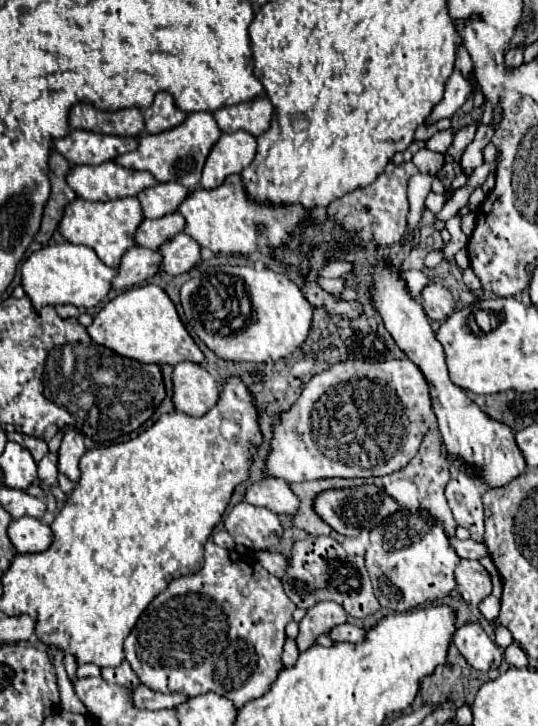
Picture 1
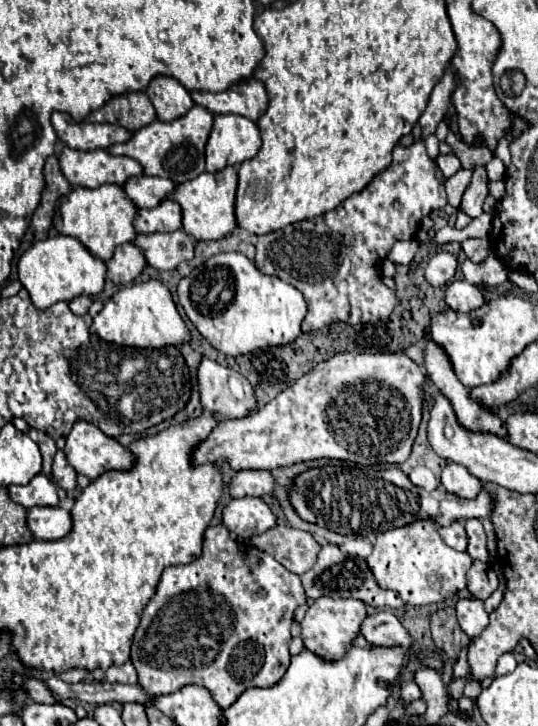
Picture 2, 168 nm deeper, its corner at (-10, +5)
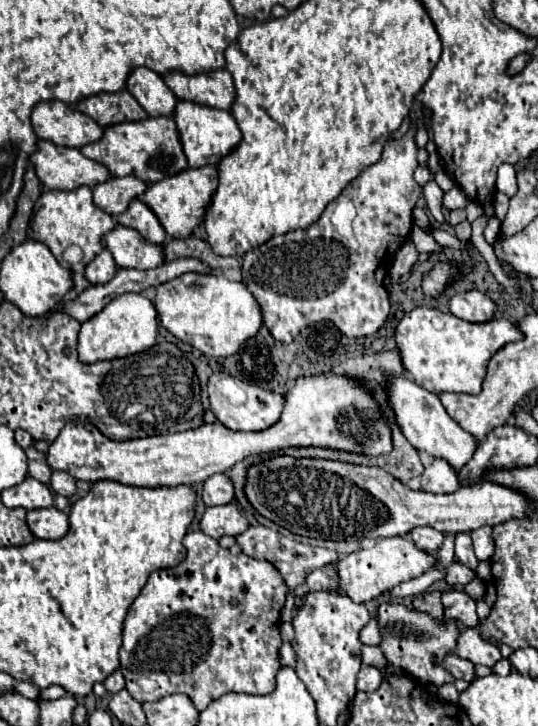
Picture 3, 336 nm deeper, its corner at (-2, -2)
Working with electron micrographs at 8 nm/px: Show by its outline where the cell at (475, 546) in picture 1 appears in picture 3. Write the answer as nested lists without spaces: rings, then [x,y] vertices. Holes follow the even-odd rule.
[[[416,526],[408,532],[408,538],[420,548],[420,550],[438,550],[444,542],[444,534],[440,534],[434,528],[428,526]]]

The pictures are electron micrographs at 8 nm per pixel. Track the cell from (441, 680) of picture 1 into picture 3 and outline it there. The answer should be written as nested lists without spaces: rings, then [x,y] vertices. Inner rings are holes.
[[[426,592],[422,596],[422,600],[424,600],[424,606],[416,606],[416,608],[430,612],[434,618],[444,618],[442,602],[440,602],[440,592]]]

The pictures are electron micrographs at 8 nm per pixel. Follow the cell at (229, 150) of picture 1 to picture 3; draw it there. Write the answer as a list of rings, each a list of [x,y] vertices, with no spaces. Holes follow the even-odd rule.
[[[178,100],[172,118],[176,122],[180,142],[190,168],[200,168],[202,164],[218,164],[218,160],[226,156],[226,152],[230,152],[230,148],[234,148],[234,144],[238,144],[238,140],[242,138],[242,134],[238,132],[238,124],[234,124],[234,118],[230,116],[228,110],[218,110],[198,102]]]

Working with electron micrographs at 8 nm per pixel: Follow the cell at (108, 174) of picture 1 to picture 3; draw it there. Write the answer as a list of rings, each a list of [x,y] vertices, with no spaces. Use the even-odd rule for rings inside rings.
[[[38,140],[36,152],[30,154],[30,162],[36,168],[36,176],[38,176],[40,184],[46,188],[52,188],[52,190],[56,190],[56,188],[58,190],[74,190],[78,186],[94,188],[96,184],[106,182],[110,178],[110,172],[106,166],[82,156],[78,148],[64,148],[64,146],[46,142],[46,140]]]

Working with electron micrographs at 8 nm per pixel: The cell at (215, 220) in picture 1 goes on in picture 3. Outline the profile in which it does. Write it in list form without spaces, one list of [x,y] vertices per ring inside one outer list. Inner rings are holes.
[[[200,166],[200,168],[186,168],[174,176],[168,176],[160,182],[148,184],[146,192],[138,196],[160,220],[162,228],[170,238],[186,238],[200,226],[202,216],[206,212],[206,204],[210,204],[210,196],[218,186],[218,170],[216,166]]]

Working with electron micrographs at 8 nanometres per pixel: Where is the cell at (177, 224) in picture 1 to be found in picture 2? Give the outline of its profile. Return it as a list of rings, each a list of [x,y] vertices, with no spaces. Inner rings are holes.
[[[166,199],[156,209],[140,209],[134,227],[142,235],[182,229],[182,209],[176,201]]]

